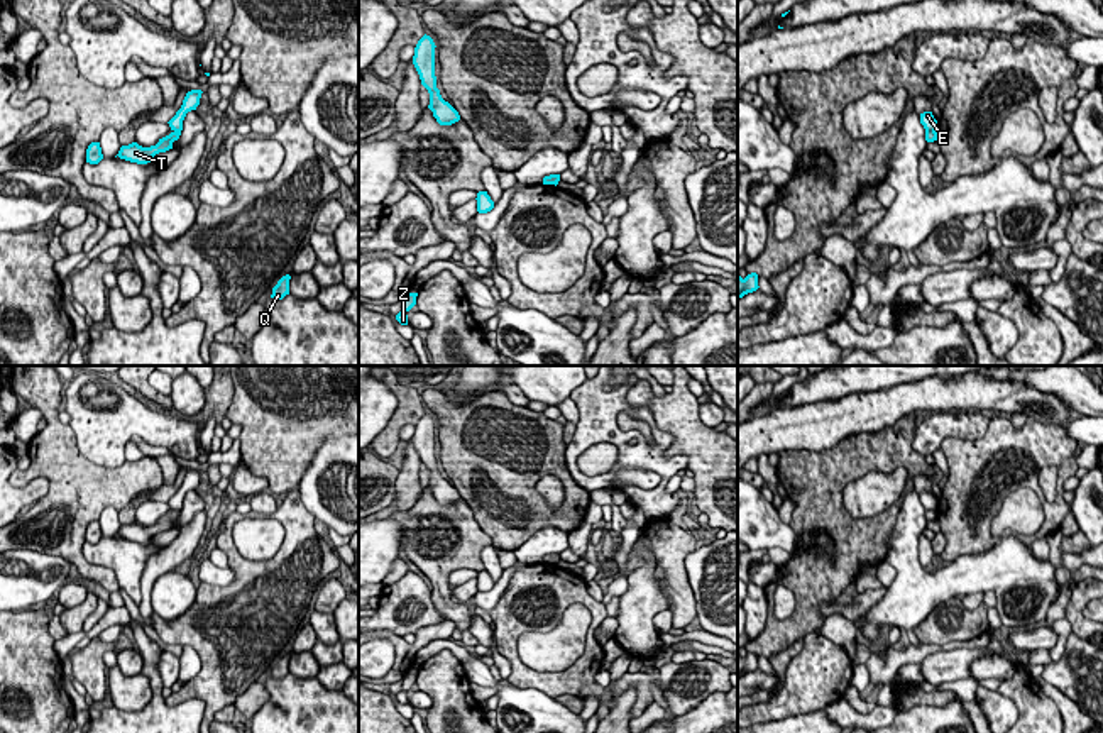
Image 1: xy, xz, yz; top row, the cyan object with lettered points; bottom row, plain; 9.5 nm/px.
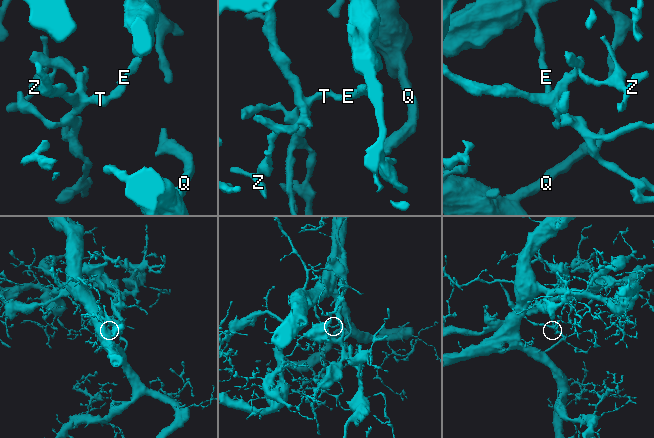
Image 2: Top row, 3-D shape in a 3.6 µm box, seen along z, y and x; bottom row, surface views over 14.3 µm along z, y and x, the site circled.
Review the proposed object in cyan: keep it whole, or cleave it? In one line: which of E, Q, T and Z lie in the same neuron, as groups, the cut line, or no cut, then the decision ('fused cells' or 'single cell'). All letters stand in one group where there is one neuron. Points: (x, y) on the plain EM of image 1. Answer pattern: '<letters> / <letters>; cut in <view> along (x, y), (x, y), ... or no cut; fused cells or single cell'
E / Q T Z; cut in xy along (175, 510), (180, 512); fused cells

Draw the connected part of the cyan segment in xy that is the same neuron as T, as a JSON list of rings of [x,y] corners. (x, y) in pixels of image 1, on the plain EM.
[[[171,511],[151,526],[142,526],[137,521],[132,521],[129,525],[122,525],[117,535],[130,542],[147,543],[156,533],[173,528],[173,521],[178,520],[179,515],[181,511]]]

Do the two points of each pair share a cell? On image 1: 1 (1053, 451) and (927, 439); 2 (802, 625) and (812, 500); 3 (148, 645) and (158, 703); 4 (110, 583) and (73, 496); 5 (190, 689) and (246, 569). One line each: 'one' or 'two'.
1: two
2: one
3: one
4: one
5: one

